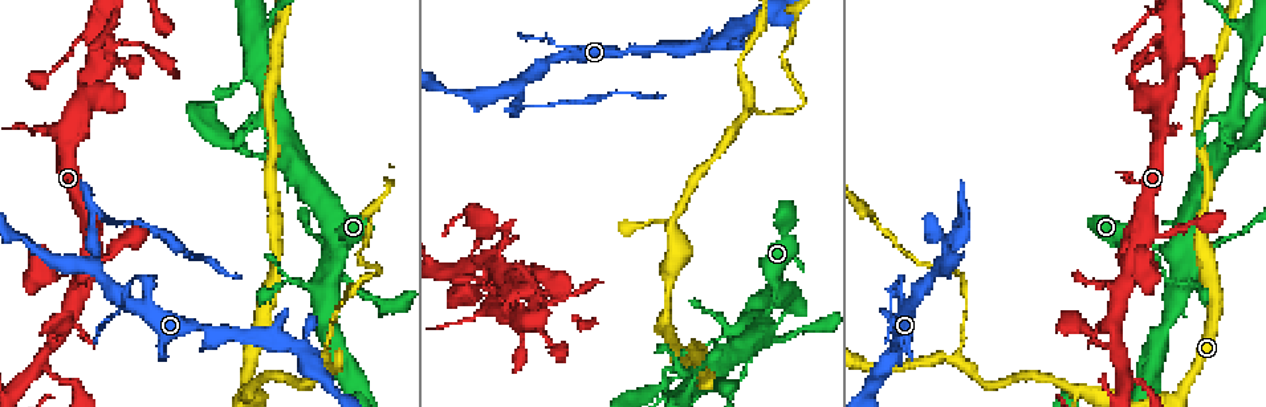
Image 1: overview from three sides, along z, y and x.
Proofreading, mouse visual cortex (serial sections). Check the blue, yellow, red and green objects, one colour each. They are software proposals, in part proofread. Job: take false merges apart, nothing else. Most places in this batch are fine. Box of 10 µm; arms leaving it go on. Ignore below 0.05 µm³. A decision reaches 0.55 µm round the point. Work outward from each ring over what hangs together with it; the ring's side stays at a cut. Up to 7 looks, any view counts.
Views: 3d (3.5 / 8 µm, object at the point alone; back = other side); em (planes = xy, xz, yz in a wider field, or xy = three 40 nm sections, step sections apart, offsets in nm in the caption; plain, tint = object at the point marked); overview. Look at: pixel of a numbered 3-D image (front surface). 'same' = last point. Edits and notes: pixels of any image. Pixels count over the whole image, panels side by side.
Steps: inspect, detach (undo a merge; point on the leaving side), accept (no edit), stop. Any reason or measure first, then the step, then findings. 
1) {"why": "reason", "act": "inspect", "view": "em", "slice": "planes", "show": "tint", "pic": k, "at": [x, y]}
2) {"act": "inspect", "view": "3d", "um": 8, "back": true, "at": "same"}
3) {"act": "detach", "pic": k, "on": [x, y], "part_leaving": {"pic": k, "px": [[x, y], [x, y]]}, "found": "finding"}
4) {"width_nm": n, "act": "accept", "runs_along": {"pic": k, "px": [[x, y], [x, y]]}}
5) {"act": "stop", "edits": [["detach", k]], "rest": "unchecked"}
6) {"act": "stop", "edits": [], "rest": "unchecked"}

{"why": "sudden change in width", "act": "inspect", "view": "3d", "um": 8, "pic": 1, "at": [1175, 250]}

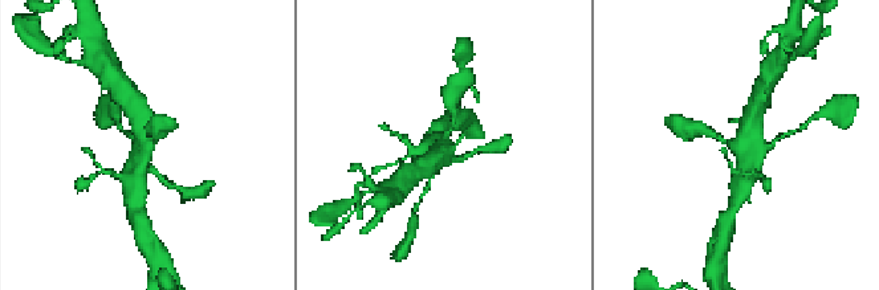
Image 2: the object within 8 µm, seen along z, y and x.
{"why": "zoom in", "act": "inspect", "view": "3d", "um": 3.5, "at": "same"}

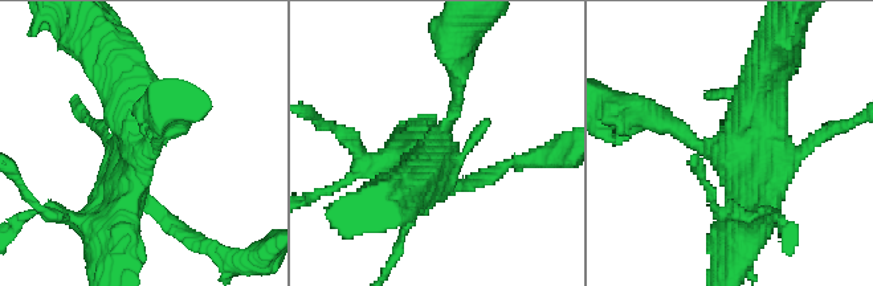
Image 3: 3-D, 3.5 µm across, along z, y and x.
{"act": "accept", "runs_along": {"pic": 3, "px": [[661, 119], [731, 151], [766, 74]]}, "found": "continuous, no second cell"}

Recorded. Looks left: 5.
{"act": "inspect", "view": "3d", "um": 3.5, "pic": 1, "at": [102, 217]}

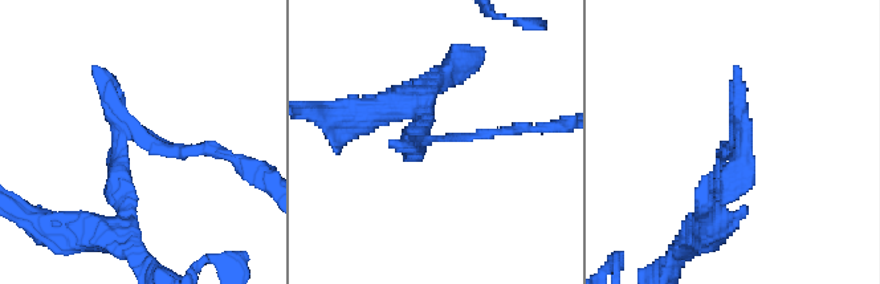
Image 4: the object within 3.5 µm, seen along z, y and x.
{"act": "inspect", "view": "em", "slice": "xy", "step": 3, "show": "tint", "pic": 4, "at": [141, 139]}

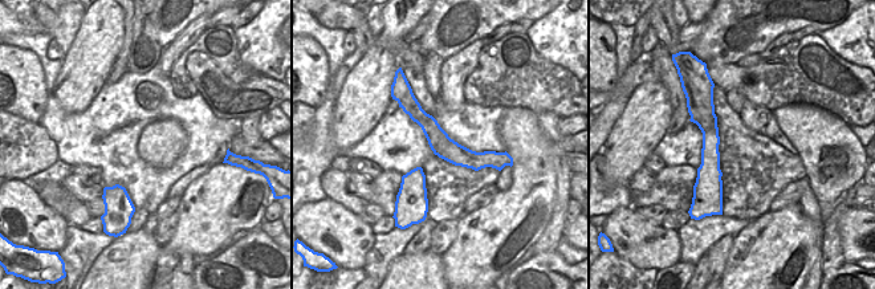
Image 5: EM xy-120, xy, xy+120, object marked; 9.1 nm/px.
{"act": "accept", "found": "one cell here"}

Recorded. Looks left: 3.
{"why": "thick turns thin", "act": "inspect", "view": "3d", "um": 3.5, "back": true, "pic": 1, "at": [1076, 392]}

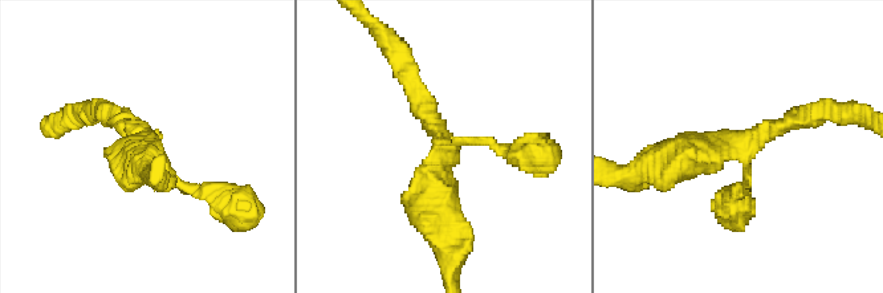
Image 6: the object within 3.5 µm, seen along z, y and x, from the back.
{"arms": 3, "arm_widths_nm": [150, 200, 500], "act": "inspect", "view": "em", "slice": "xy", "step": 1, "show": "tint", "pic": 6, "at": [745, 142]}

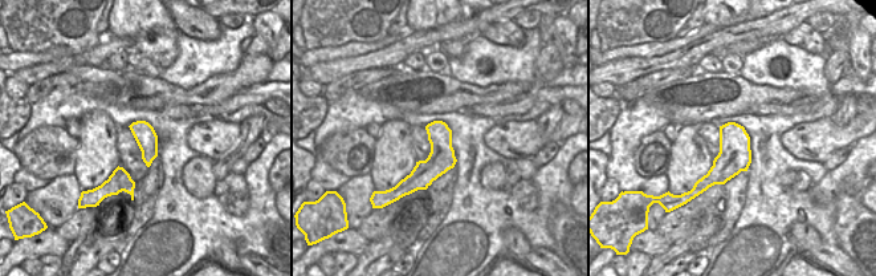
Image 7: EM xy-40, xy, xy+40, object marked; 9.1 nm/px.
{"act": "accept", "runs_along": {"pic": 7, "px": [[439, 124], [439, 159], [411, 187]]}, "found": "one cell here"}

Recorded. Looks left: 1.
{"act": "stop", "edits": [], "rest": "unchecked"}

